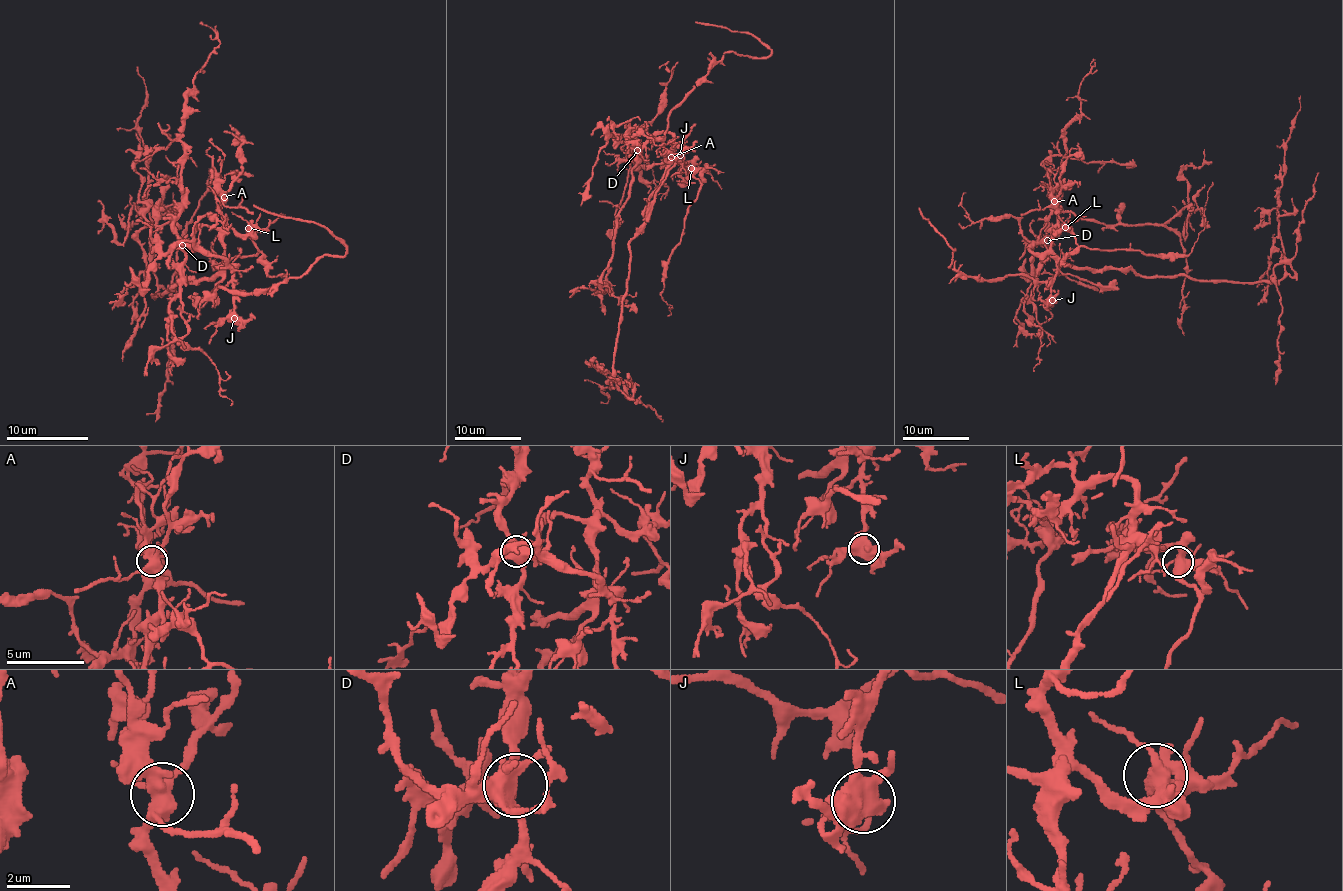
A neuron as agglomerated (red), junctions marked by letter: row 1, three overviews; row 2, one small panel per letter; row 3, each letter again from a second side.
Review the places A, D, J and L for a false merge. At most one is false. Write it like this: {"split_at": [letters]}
{"split_at": []}

